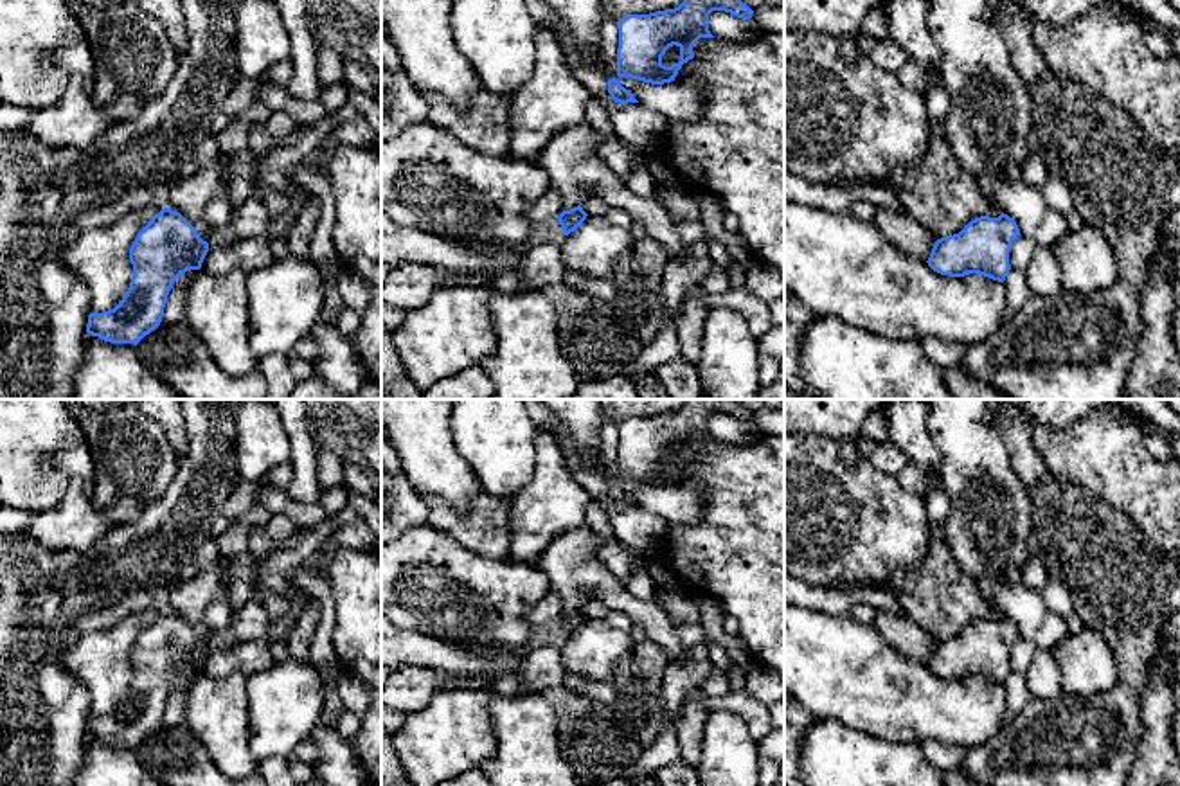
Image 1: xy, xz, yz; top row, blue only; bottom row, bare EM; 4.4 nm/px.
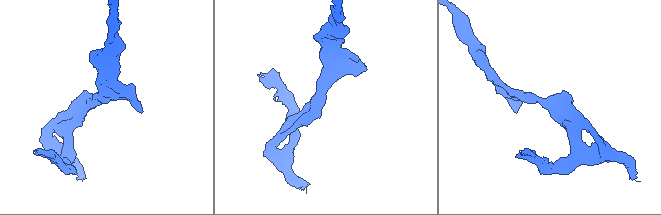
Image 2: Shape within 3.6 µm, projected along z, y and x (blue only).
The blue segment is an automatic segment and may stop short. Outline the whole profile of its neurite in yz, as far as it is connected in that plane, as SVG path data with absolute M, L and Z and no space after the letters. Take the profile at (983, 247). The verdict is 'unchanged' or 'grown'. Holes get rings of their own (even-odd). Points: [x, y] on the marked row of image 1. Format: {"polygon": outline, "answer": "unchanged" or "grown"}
{"polygon": "M980 216L971 219L959 234L935 241L928 257L928 266L950 277L979 273L1004 282L1011 264L1009 252L1020 228L1013 218Z", "answer": "unchanged"}

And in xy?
{"polygon": "M164 207L137 234L130 248L133 277L126 295L113 309L90 313L86 333L104 342L137 345L160 326L174 281L187 270L200 270L207 252L209 243L200 237L196 228L180 212Z", "answer": "unchanged"}

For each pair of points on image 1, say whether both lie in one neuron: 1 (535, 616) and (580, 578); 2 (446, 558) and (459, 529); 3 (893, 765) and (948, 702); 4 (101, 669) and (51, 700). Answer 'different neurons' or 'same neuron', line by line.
1: different neurons
2: different neurons
3: different neurons
4: different neurons

